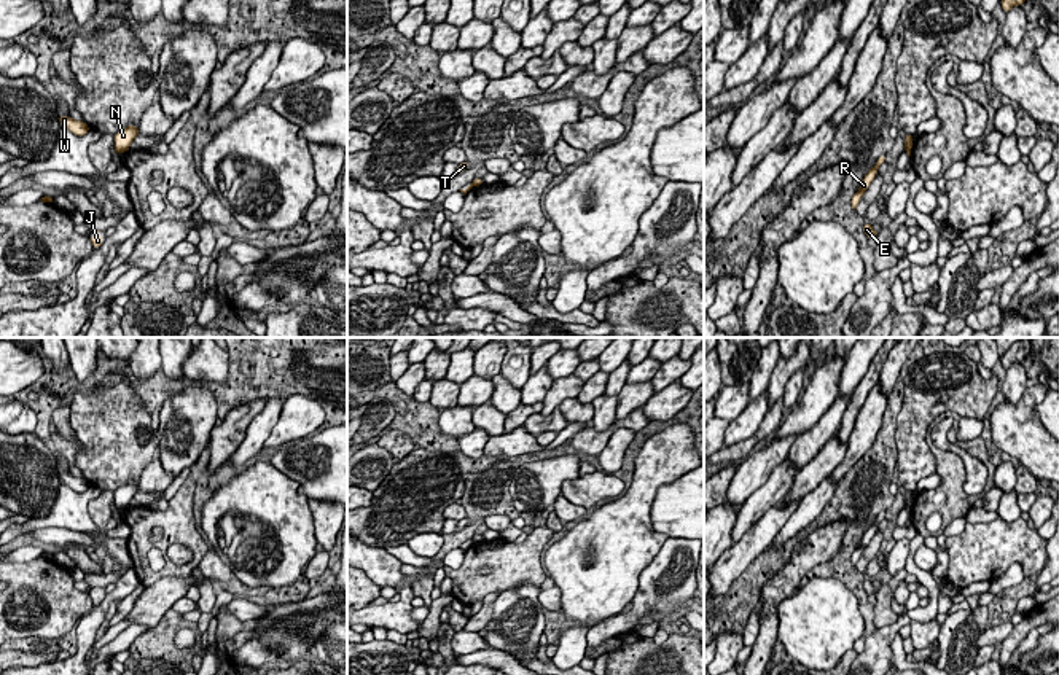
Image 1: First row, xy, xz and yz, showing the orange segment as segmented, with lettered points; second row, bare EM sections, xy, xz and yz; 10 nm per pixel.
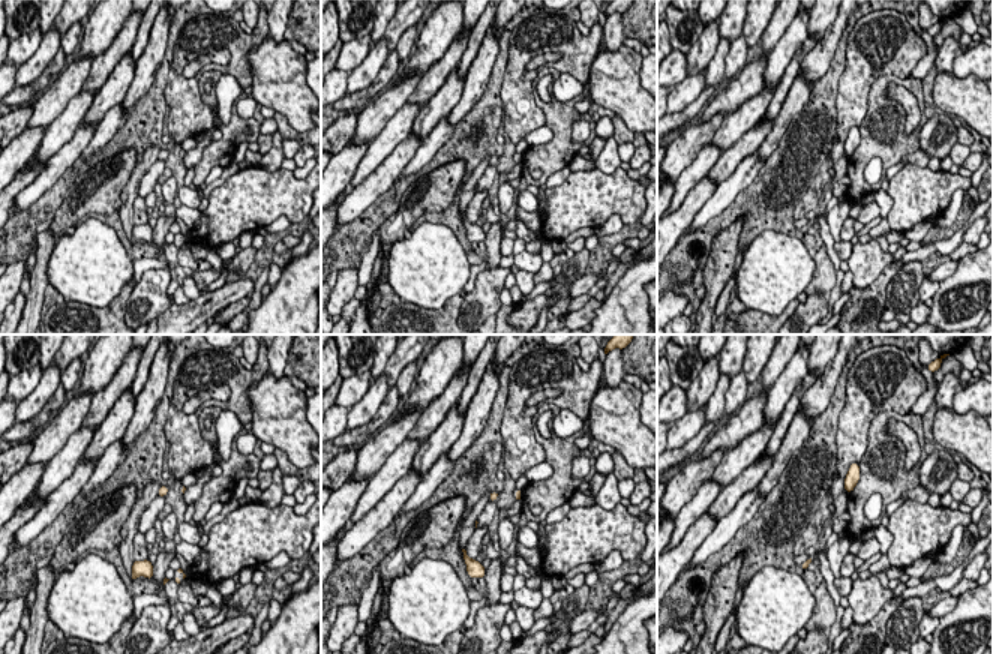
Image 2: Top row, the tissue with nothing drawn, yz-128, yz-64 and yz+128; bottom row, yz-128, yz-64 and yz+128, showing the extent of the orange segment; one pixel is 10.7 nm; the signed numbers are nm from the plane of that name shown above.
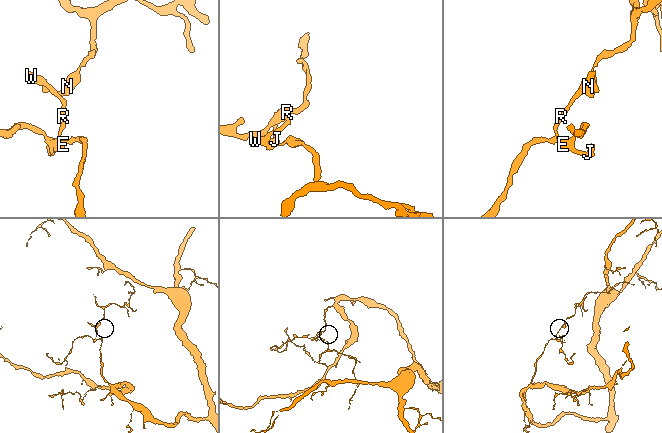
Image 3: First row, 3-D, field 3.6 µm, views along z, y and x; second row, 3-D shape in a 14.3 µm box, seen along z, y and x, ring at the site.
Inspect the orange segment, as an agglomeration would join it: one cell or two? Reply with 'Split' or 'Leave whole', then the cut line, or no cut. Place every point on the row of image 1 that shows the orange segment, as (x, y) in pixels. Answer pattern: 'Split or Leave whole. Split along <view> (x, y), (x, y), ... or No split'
Split. Split along yz (910, 147), (905, 150)

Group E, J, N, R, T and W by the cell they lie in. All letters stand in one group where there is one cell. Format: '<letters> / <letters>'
E J R T W / N

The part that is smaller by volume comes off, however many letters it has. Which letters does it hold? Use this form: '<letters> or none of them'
N

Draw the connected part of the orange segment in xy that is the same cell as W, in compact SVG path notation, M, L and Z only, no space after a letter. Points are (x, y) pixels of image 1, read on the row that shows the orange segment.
M59 115L59 123L61 126L64 126L65 129L68 129L70 132L73 132L78 137L86 135L91 129L84 121L76 121L70 116Z

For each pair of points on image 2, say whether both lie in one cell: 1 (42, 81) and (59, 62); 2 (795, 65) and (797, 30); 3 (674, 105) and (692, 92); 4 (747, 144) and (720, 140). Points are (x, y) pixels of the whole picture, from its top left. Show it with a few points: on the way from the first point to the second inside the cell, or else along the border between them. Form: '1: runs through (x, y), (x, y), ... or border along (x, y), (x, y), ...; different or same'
1: runs through (45, 77), (54, 66); same
2: border along (809, 38), (795, 53), (779, 80); different
3: runs through (678, 101), (687, 92); same
4: border along (759, 119), (723, 152); different

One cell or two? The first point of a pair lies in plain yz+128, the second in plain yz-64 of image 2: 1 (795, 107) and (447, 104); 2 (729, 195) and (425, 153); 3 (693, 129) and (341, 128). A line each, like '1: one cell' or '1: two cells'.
1: two cells
2: one cell
3: two cells

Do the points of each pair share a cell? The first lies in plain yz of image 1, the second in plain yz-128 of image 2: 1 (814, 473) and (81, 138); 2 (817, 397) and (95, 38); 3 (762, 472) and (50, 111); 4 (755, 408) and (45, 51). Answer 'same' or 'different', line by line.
1: different
2: same
3: same
4: same

